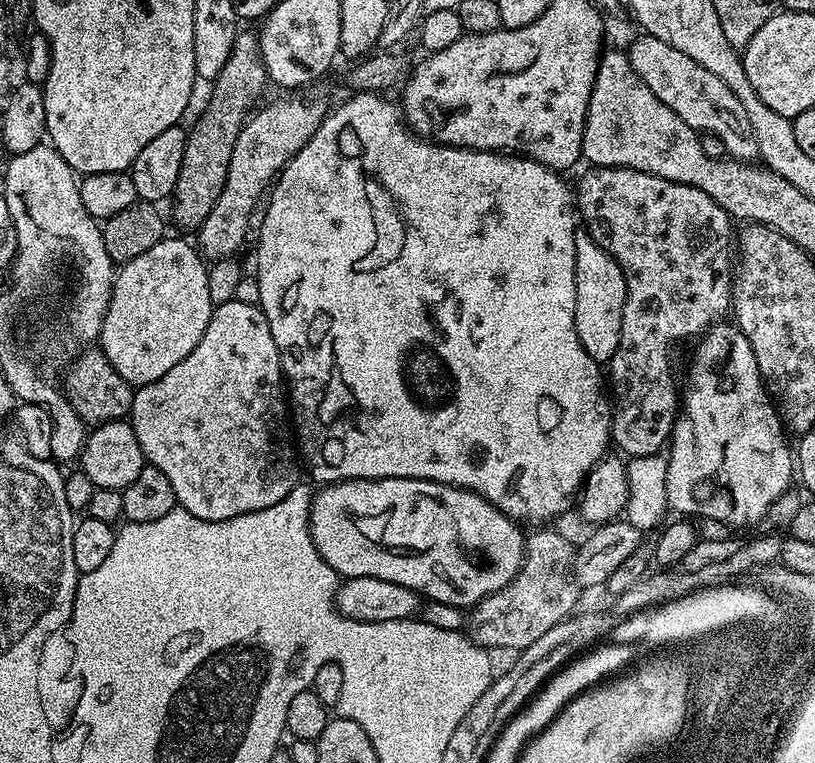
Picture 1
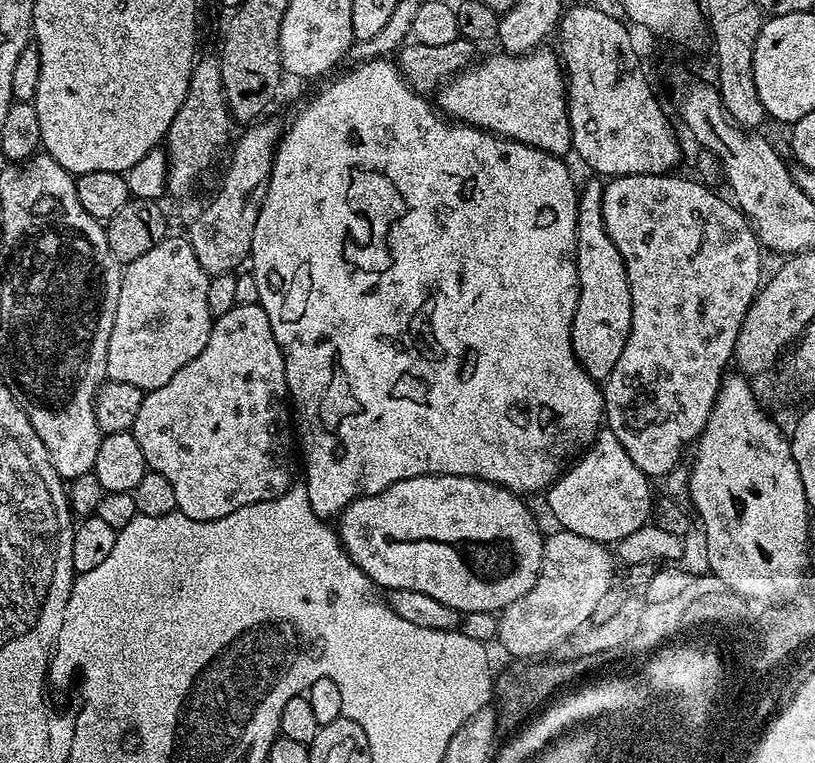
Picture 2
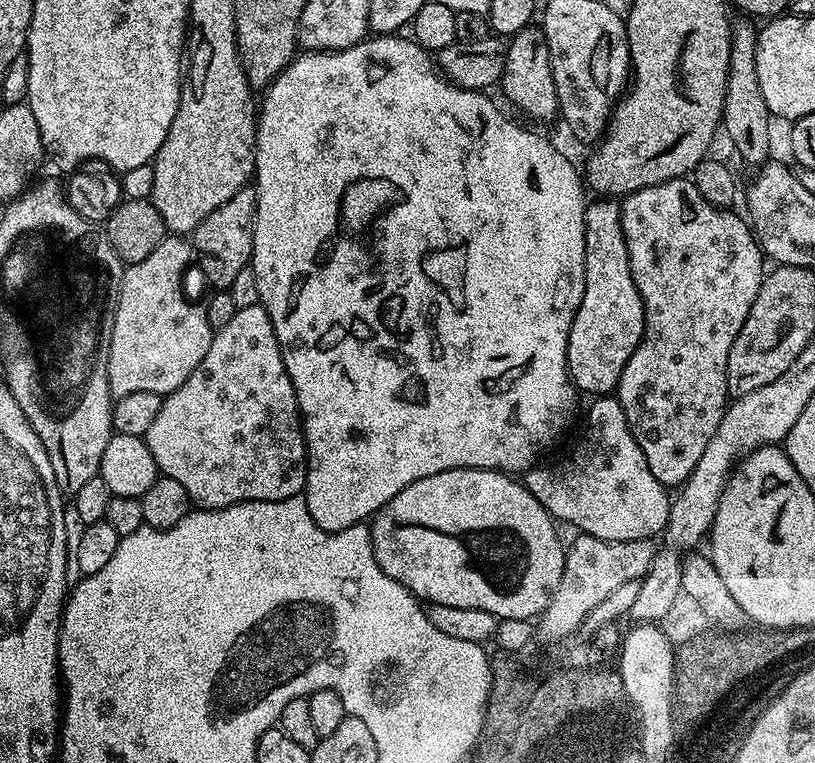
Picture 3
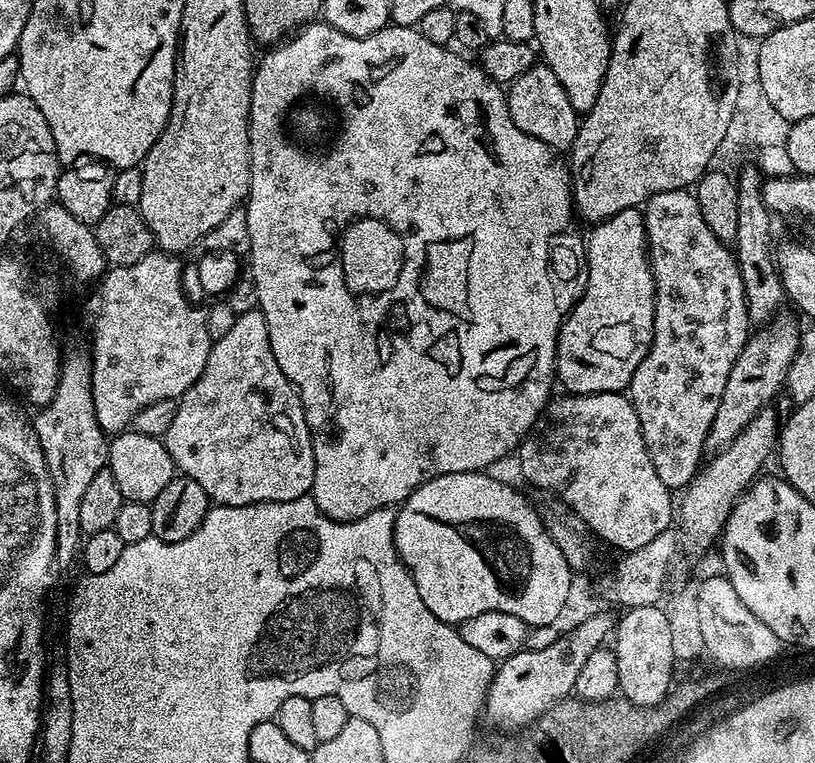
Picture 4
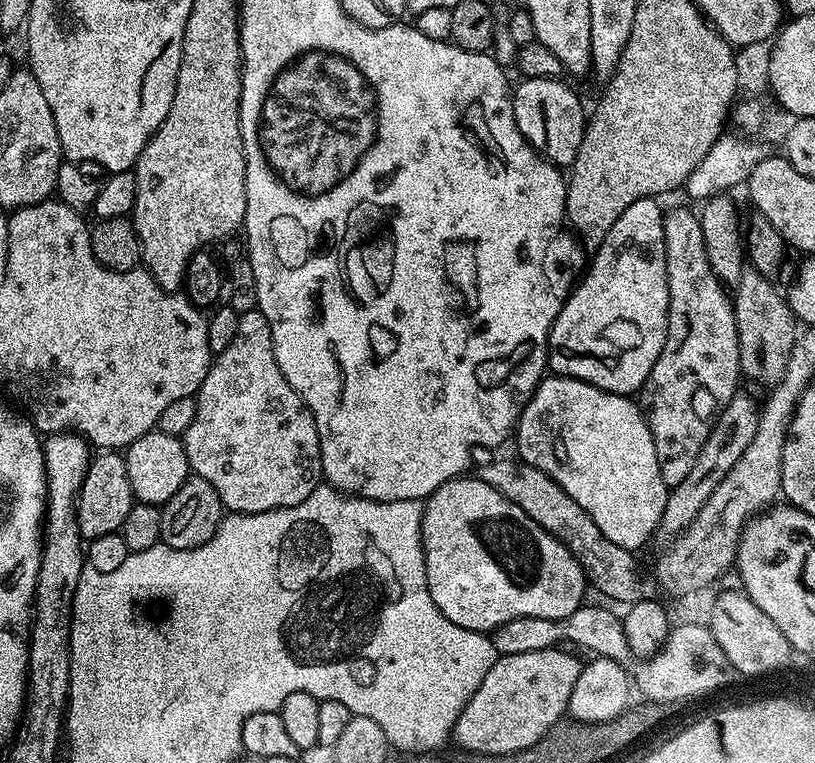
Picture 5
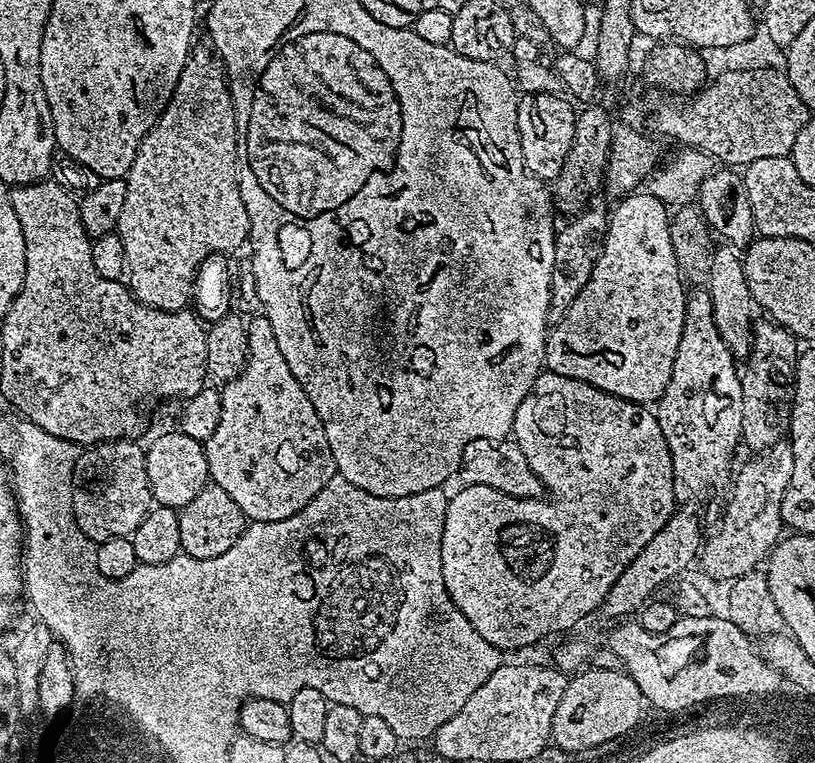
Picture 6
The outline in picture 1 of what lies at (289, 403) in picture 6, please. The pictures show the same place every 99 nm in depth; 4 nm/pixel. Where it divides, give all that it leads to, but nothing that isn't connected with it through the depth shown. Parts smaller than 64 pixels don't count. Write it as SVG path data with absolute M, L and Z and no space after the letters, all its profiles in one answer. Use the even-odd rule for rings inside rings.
M232 299L225 304L213 307L210 326L206 326L206 334L202 334L202 342L198 342L198 346L194 346L194 350L190 350L190 354L186 354L186 358L182 358L178 366L166 370L162 378L149 384L141 384L133 391L130 423L138 438L138 446L142 446L144 451L145 461L151 467L162 470L162 474L166 474L170 486L174 486L177 505L190 514L194 514L194 518L218 522L242 514L250 514L254 510L266 510L282 502L282 498L286 498L286 494L290 494L290 490L294 490L301 479L298 448L294 443L293 433L290 431L290 408L286 403L286 388L282 383L278 346L274 346L274 334L270 334L270 322L259 303L247 305L246 302Z

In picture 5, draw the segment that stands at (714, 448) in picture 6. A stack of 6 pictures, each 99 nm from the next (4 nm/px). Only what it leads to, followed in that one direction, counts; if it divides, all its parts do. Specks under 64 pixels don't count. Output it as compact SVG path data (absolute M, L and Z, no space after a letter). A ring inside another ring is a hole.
M676 208L664 217L664 245L666 246L666 274L670 302L668 303L668 333L666 346L650 370L647 382L644 383L643 395L648 395L646 405L647 422L653 434L654 446L660 459L662 478L669 489L678 486L688 474L698 458L702 446L712 433L716 420L723 414L724 408L737 395L736 383L741 383L740 351L736 319L732 309L732 296L725 285L710 270L706 258L706 246L702 242L700 217L688 208Z

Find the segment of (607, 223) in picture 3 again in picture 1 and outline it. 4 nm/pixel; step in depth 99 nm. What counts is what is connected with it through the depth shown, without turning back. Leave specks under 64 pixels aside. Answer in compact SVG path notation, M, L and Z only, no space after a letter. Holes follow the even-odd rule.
M577 231L574 238L574 262L576 263L576 301L574 302L574 326L578 330L578 342L594 358L596 363L604 366L614 358L614 350L618 350L618 338L622 338L622 318L626 306L626 278L622 266L598 242L588 237L587 231Z

